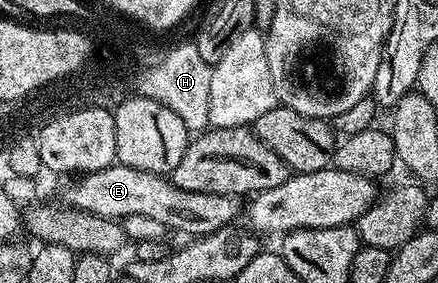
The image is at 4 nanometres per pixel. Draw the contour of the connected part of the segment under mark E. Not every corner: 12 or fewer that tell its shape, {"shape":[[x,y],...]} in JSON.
{"shape":[[115,164],[81,175],[65,201],[121,220],[148,216],[201,236],[238,214],[232,194],[184,192]]}

